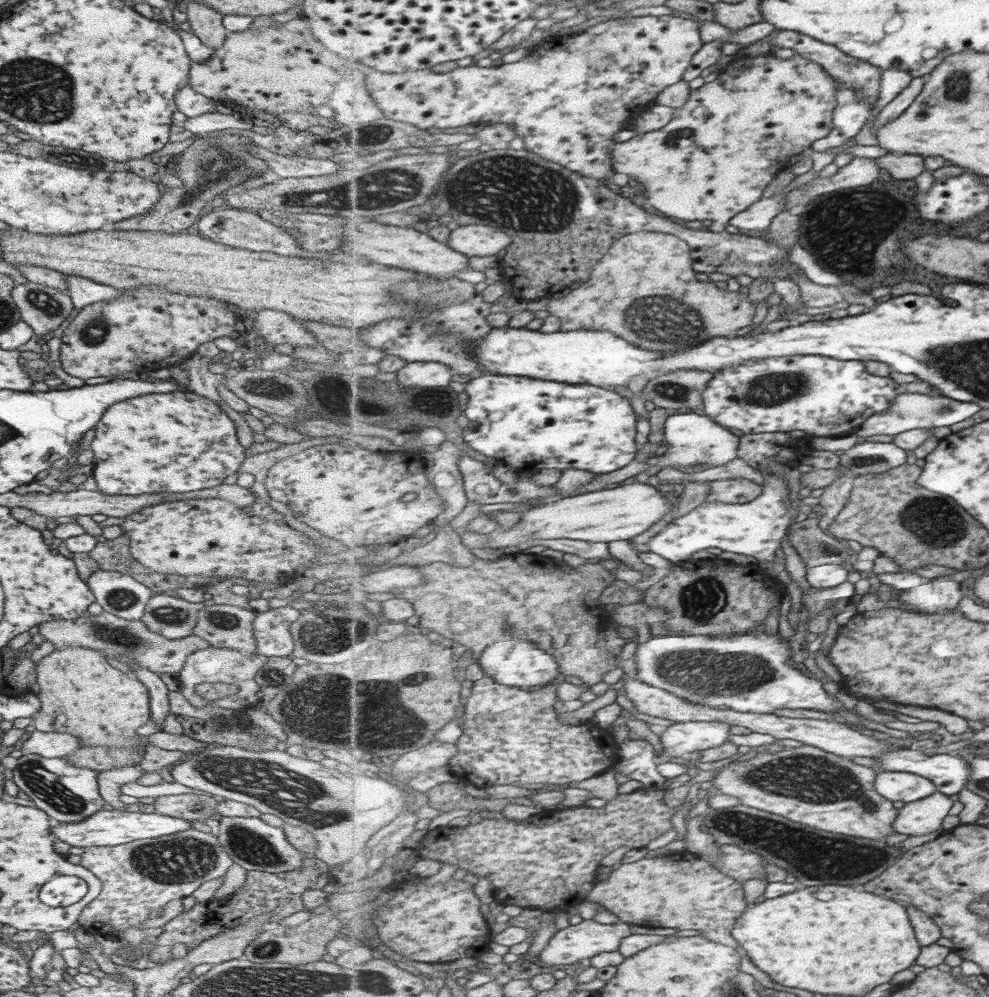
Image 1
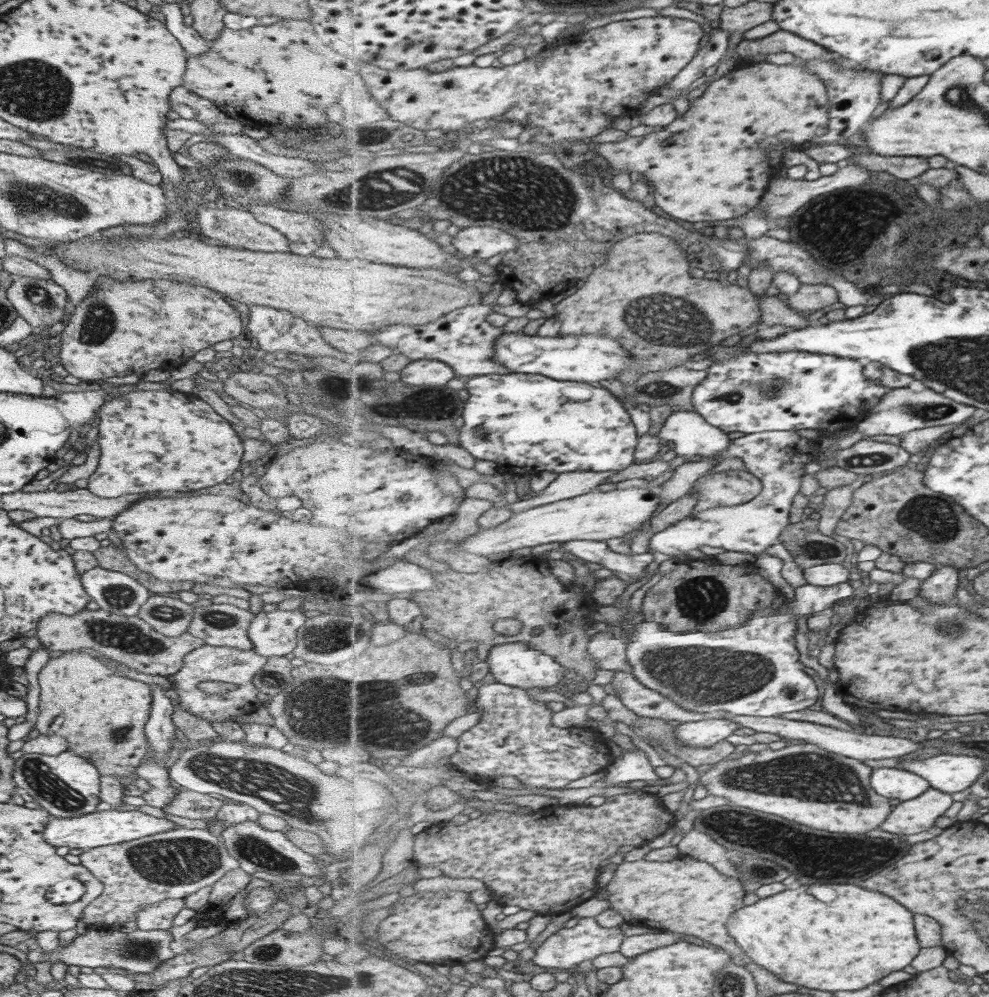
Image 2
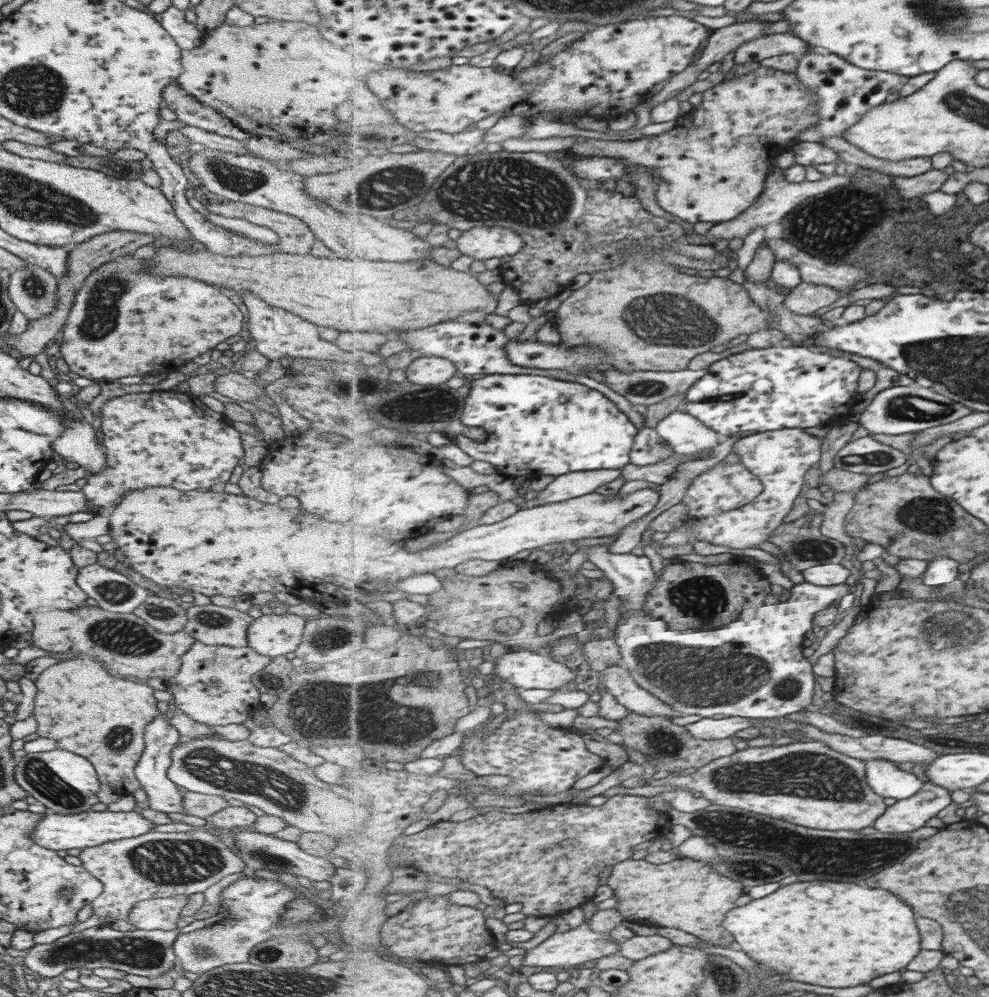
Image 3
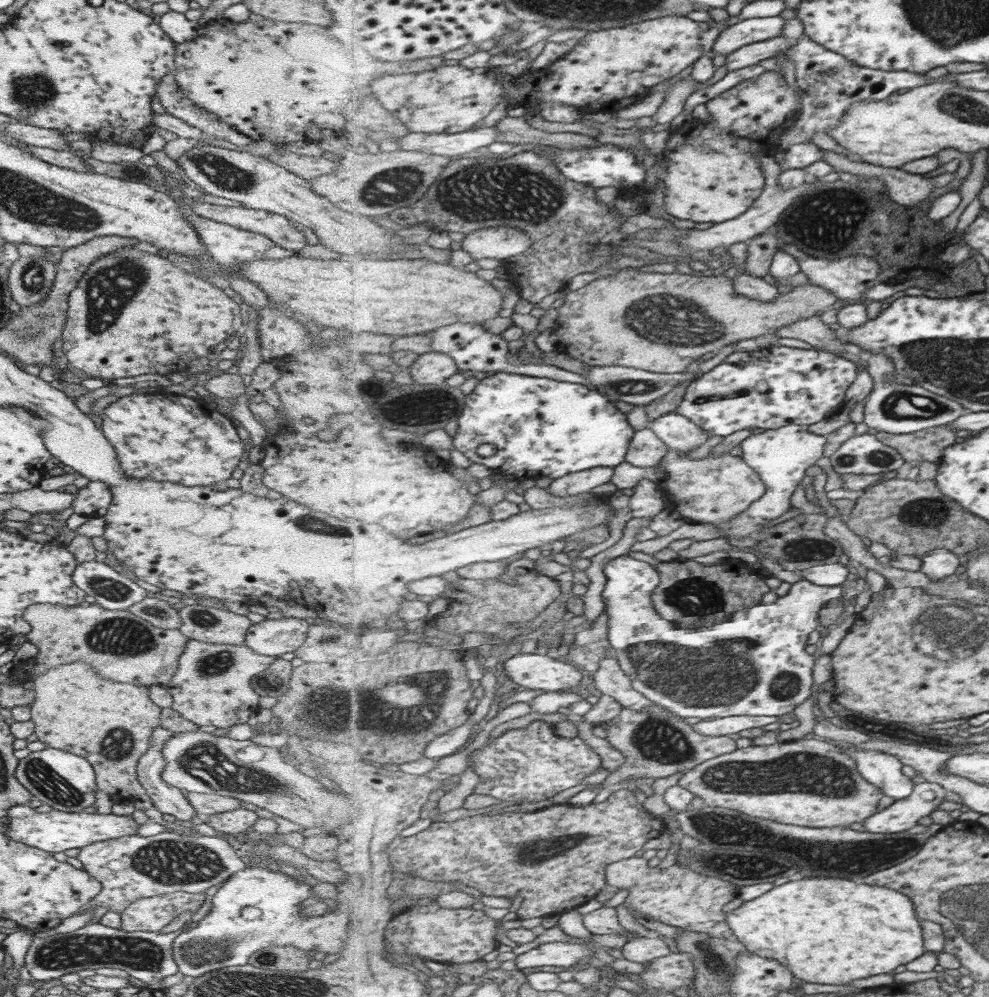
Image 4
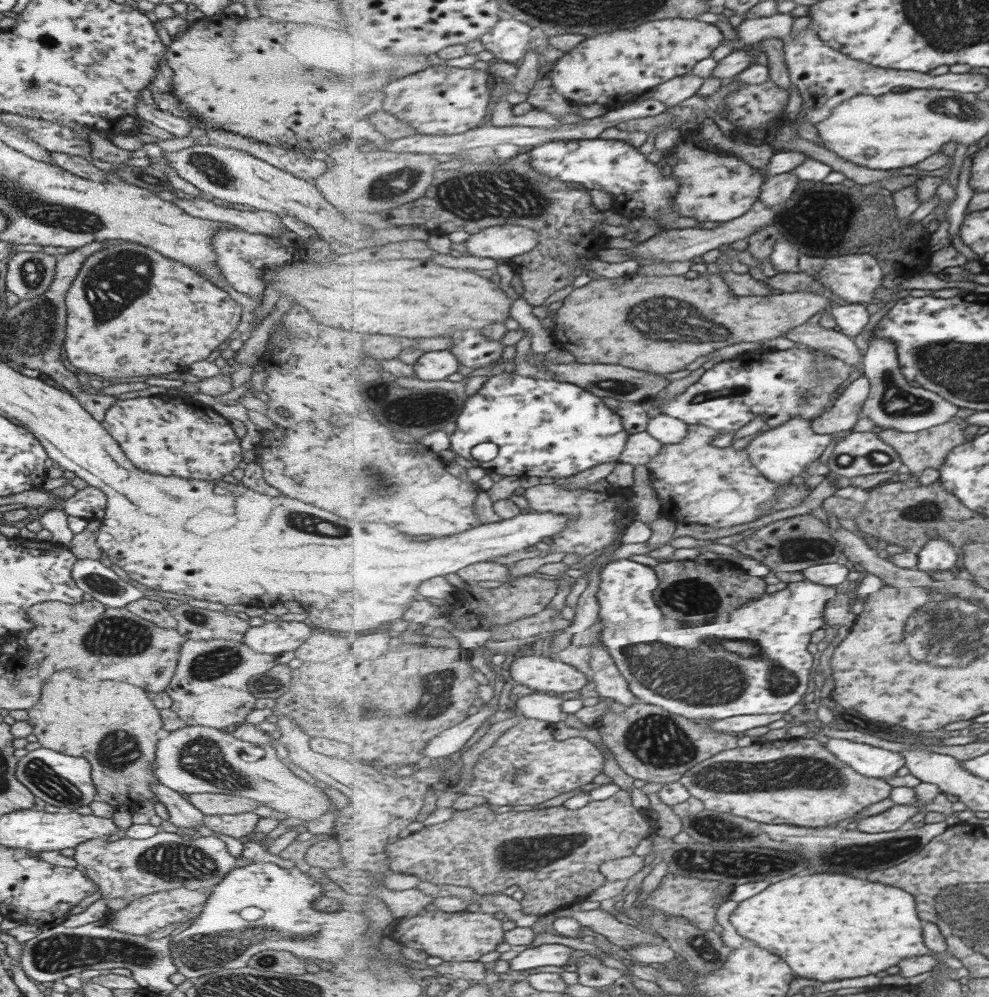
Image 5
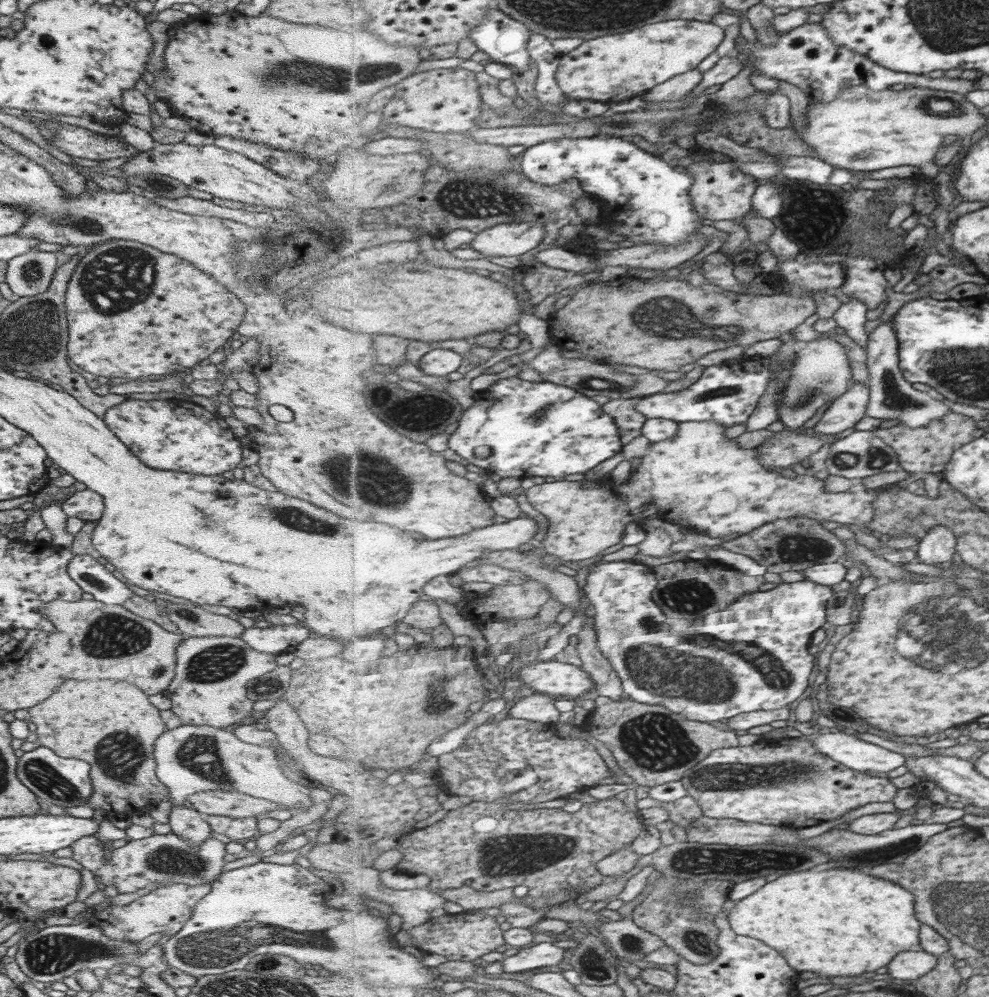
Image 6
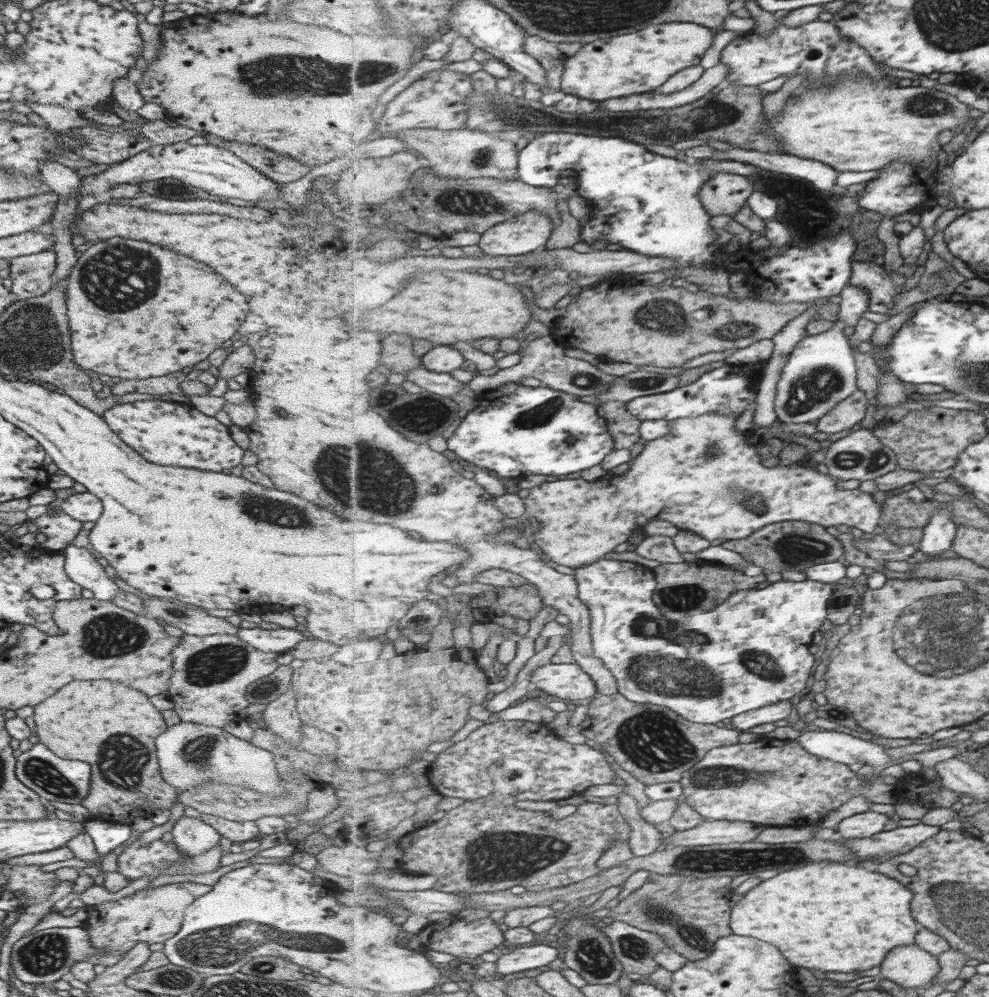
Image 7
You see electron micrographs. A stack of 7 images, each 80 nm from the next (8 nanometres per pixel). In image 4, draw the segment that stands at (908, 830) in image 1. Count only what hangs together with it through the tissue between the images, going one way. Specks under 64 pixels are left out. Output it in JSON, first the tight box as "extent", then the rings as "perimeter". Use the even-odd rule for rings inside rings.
{"extent":[863,782,947,834],"perimeter":[[[922,782],[916,786],[912,797],[894,801],[863,825],[867,831],[881,834],[911,830],[921,818],[931,816],[947,800],[947,792],[941,784]]]}

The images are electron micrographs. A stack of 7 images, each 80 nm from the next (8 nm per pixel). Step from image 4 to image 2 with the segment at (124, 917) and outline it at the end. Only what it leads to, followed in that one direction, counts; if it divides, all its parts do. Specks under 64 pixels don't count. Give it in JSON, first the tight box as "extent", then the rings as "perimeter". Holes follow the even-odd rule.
{"extent":[135,898,184,930],"perimeter":[[[167,898],[150,904],[149,906],[142,906],[142,909],[137,912],[135,917],[136,928],[139,930],[167,930],[173,926],[171,922],[173,916],[184,908],[182,898]]]}

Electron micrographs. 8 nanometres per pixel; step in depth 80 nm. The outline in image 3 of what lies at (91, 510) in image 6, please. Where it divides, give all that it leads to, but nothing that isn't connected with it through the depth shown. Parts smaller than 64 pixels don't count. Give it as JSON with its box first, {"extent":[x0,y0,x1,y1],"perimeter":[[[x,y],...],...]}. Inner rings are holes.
{"extent":[80,391,243,513],"perimeter":[[[150,391],[124,394],[105,401],[100,408],[100,418],[101,423],[99,424],[98,434],[100,444],[104,448],[105,466],[98,473],[86,477],[86,484],[80,488],[80,491],[86,496],[85,500],[87,500],[89,506],[102,509],[106,513],[112,509],[115,502],[118,501],[122,494],[131,492],[131,490],[141,490],[142,488],[147,488],[147,486],[171,486],[171,488],[183,491],[207,489],[213,486],[213,484],[227,482],[233,468],[241,464],[243,447],[240,433],[231,427],[231,424],[225,419],[225,416],[211,410],[209,407],[205,406],[198,397],[194,397],[189,393],[179,393],[177,391]]]}

